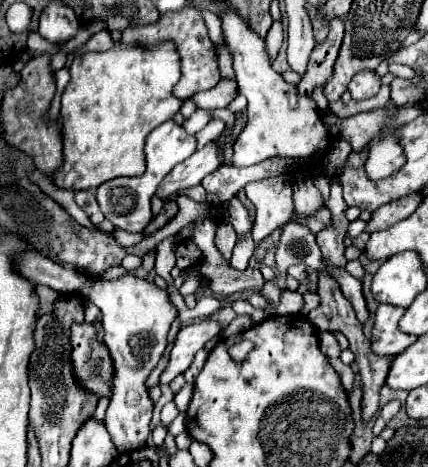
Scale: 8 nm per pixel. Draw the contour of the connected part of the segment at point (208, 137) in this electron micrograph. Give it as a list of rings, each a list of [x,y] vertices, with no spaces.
[[[210,121],[202,131],[196,133],[196,141],[198,141],[198,147],[204,147],[206,143],[214,141],[214,139],[220,139],[224,131],[224,123],[222,121]]]

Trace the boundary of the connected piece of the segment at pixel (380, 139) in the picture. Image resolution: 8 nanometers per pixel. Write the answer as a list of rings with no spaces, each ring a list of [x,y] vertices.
[[[382,125],[378,135],[374,135],[366,143],[368,157],[364,169],[368,179],[386,179],[400,171],[400,167],[404,165],[404,149],[400,147],[398,129],[400,125]]]

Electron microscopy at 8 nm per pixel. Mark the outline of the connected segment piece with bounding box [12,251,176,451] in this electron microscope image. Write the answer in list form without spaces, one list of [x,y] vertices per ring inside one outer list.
[[[22,251],[12,255],[12,263],[20,277],[34,281],[34,285],[46,285],[60,293],[80,291],[88,301],[92,301],[102,313],[102,327],[104,327],[104,345],[108,347],[114,363],[114,377],[112,377],[112,397],[106,409],[106,427],[118,451],[128,451],[136,447],[144,447],[150,435],[148,425],[154,411],[154,401],[148,395],[146,379],[160,361],[160,355],[166,347],[166,333],[170,323],[176,317],[176,307],[168,301],[166,291],[158,289],[154,283],[146,279],[138,279],[134,275],[124,275],[116,281],[106,279],[88,279],[82,273],[52,263],[48,257]]]

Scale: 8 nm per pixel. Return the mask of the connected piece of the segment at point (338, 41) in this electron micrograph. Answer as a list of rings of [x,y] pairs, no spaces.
[[[340,19],[328,21],[328,37],[316,43],[316,47],[312,49],[308,71],[302,76],[297,86],[300,95],[310,97],[310,93],[316,87],[332,77],[334,63],[342,45],[342,37],[344,37],[344,23]]]

